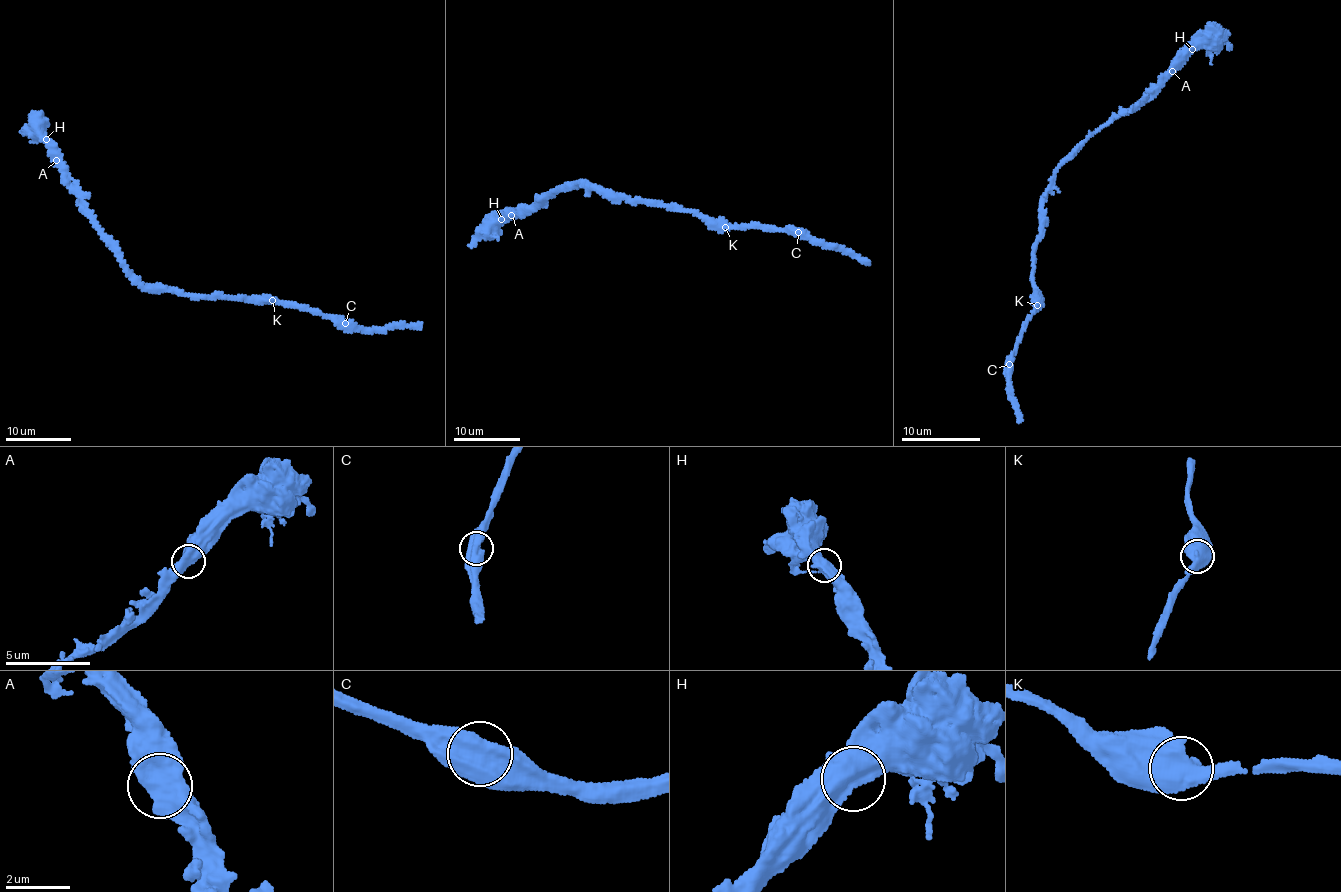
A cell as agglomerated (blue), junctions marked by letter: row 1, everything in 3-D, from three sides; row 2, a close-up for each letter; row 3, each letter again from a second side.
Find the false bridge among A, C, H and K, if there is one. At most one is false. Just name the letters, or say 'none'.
none

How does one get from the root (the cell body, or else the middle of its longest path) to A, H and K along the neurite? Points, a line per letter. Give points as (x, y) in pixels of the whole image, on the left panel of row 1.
A: (172, 292), (145, 287), (135, 280), (104, 239), (56, 160)
H: (172, 292), (145, 287), (135, 280), (84, 208), (46, 139)
K: (172, 292), (272, 300)

